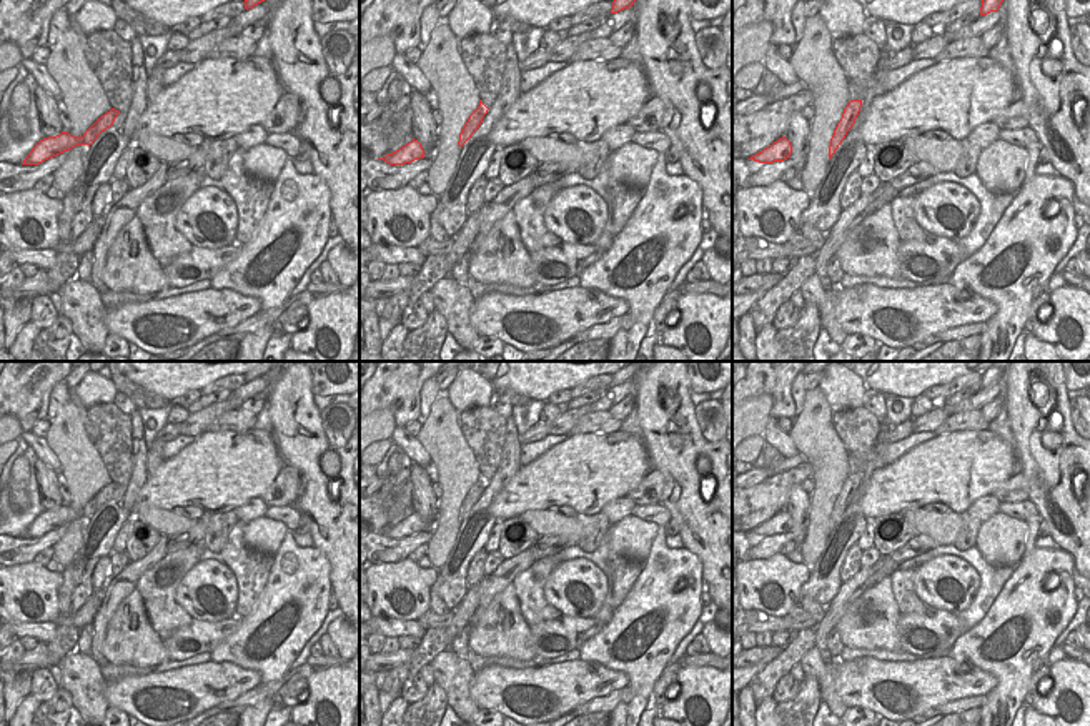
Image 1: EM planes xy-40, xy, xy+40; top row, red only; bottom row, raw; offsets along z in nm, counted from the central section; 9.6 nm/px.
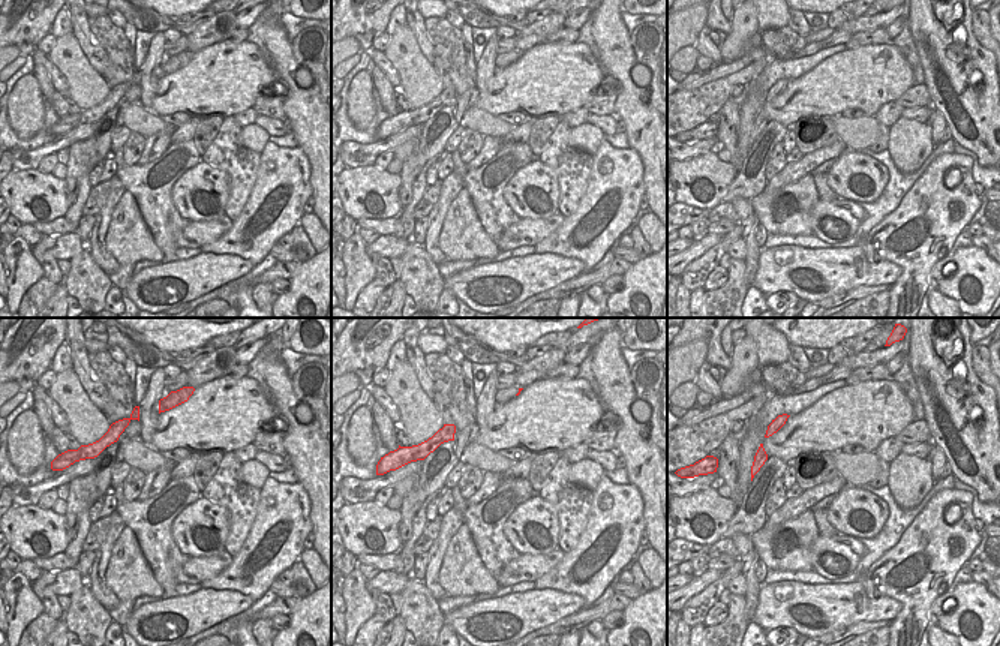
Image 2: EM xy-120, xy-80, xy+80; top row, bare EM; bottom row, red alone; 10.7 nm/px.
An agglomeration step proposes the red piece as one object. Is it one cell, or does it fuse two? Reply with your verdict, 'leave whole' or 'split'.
split

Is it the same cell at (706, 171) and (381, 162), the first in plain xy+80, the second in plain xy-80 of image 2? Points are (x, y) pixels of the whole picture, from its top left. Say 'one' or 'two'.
two

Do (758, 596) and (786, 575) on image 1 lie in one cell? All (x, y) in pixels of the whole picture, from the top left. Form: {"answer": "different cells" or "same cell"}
{"answer": "same cell"}

